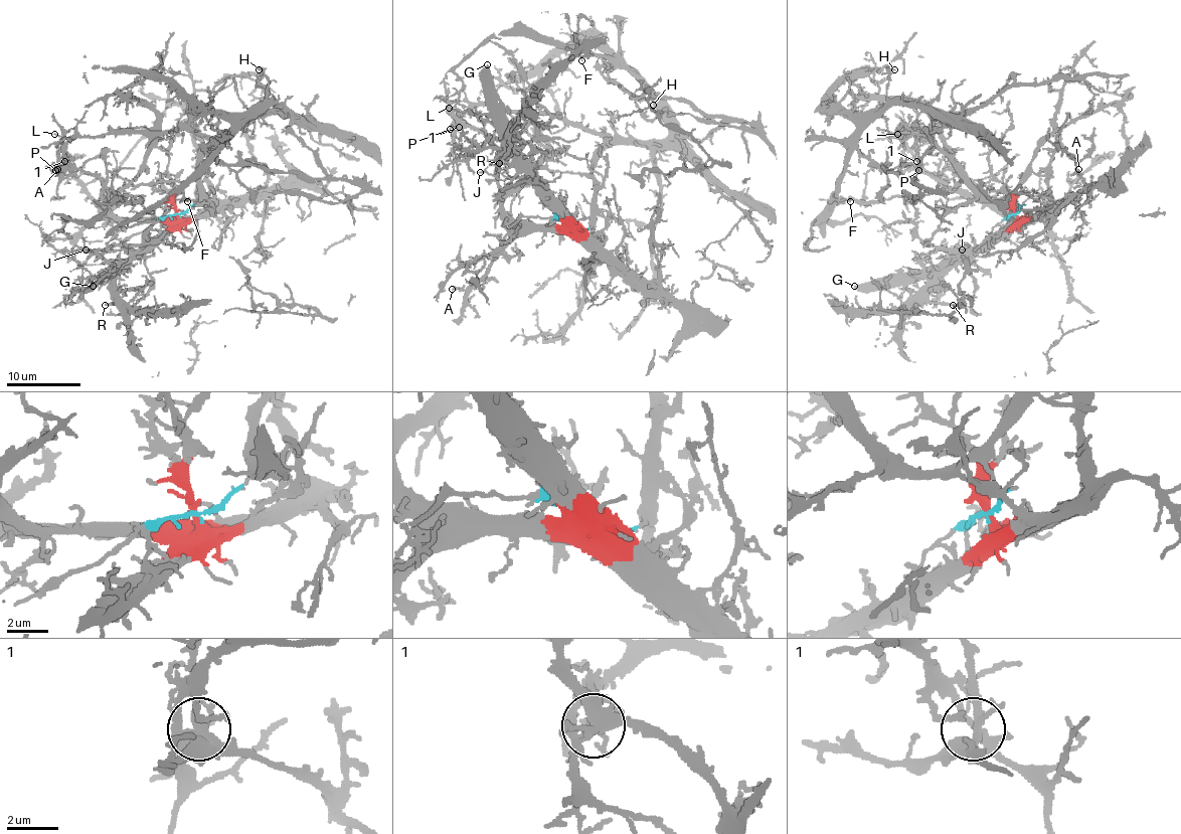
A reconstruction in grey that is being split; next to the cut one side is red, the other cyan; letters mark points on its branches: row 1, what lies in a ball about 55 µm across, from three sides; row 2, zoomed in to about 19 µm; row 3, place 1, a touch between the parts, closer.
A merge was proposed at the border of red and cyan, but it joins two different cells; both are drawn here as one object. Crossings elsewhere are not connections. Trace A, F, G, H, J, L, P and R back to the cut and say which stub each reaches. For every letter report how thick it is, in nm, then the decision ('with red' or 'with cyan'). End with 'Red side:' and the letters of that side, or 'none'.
A: 180 nm thick; with red
F: 110 nm thick; with cyan
G: 480 nm thick; with red
H: 140 nm thick; with cyan
J: 170 nm thick; with red
L: 140 nm thick; with red
P: 150 nm thick; with red
R: 190 nm thick; with red
Red side: A, G, J, L, P, R

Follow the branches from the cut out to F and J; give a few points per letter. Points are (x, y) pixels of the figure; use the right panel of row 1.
F: (1014, 215), (1011, 194), (987, 198), (937, 147), (920, 105), (889, 105), (861, 132), (832, 194), (850, 202)
J: (1014, 215), (1016, 222), (981, 248), (968, 249), (967, 246), (970, 246), (963, 249)

